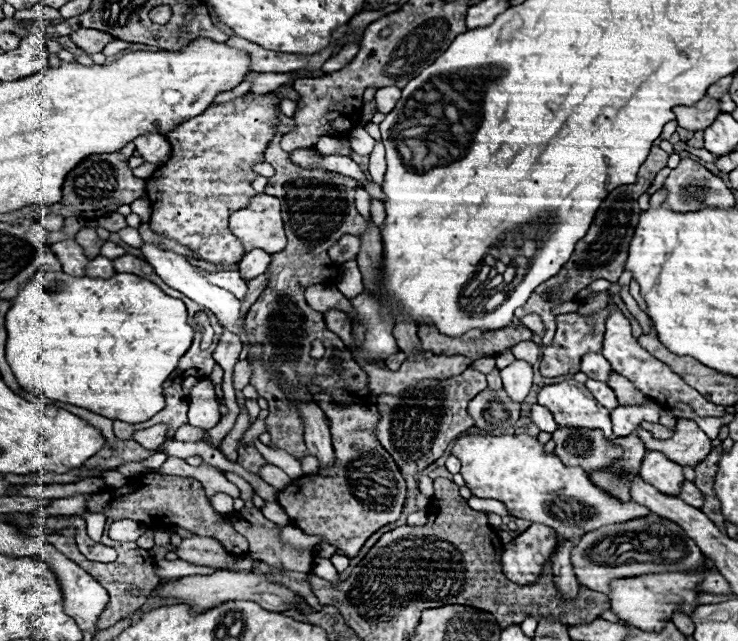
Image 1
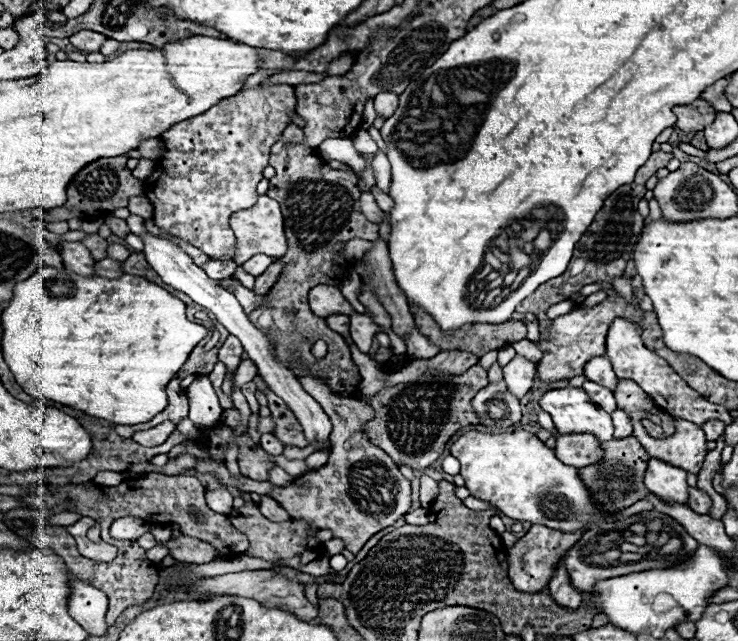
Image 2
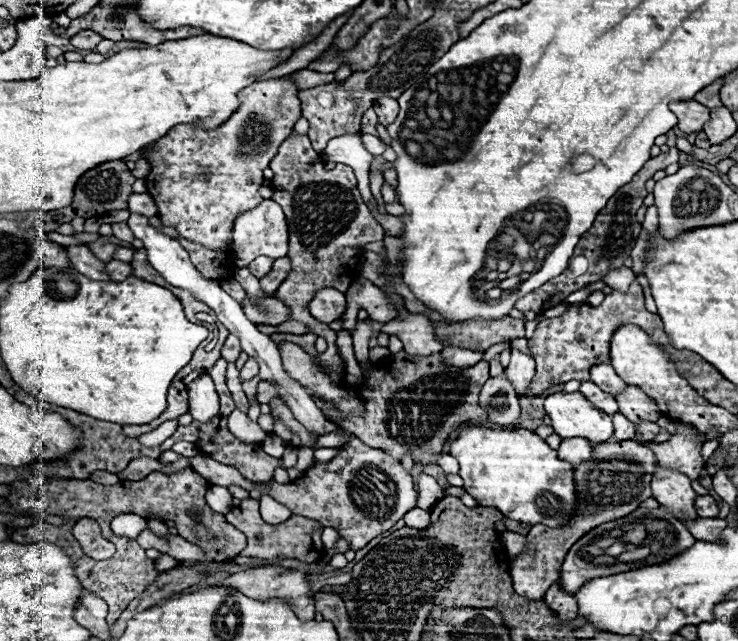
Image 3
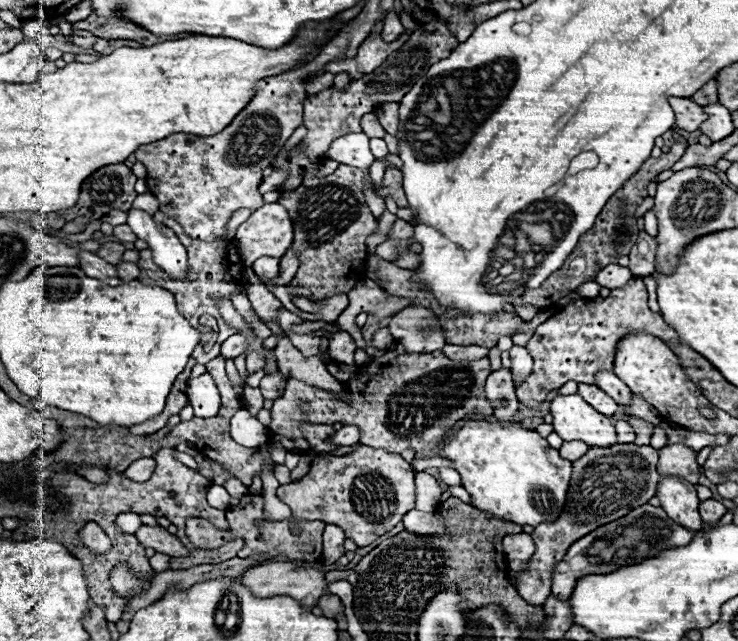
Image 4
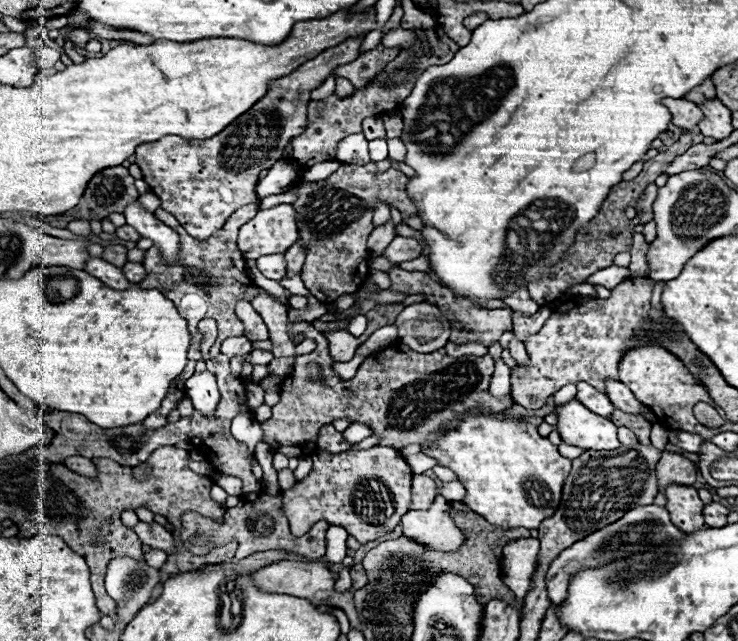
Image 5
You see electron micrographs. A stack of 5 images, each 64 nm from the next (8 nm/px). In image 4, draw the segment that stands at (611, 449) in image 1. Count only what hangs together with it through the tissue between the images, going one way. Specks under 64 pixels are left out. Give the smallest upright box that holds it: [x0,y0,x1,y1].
[560,440,588,462]

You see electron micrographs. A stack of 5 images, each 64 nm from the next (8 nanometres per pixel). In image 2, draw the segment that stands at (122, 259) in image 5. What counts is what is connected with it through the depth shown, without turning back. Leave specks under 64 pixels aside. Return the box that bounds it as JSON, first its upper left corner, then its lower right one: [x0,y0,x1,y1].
[80,234,108,260]

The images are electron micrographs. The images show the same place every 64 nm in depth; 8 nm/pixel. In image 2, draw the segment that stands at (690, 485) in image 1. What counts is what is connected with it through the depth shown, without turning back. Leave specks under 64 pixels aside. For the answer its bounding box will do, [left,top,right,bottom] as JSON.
[688,488,710,514]

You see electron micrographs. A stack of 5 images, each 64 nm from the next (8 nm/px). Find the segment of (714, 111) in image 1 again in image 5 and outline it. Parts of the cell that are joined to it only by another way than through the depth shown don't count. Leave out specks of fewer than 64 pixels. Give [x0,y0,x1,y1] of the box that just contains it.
[662,98,704,130]

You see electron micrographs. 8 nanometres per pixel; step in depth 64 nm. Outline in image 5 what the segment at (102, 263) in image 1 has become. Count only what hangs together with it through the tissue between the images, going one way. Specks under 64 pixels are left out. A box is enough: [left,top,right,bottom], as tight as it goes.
[122,262,146,282]

